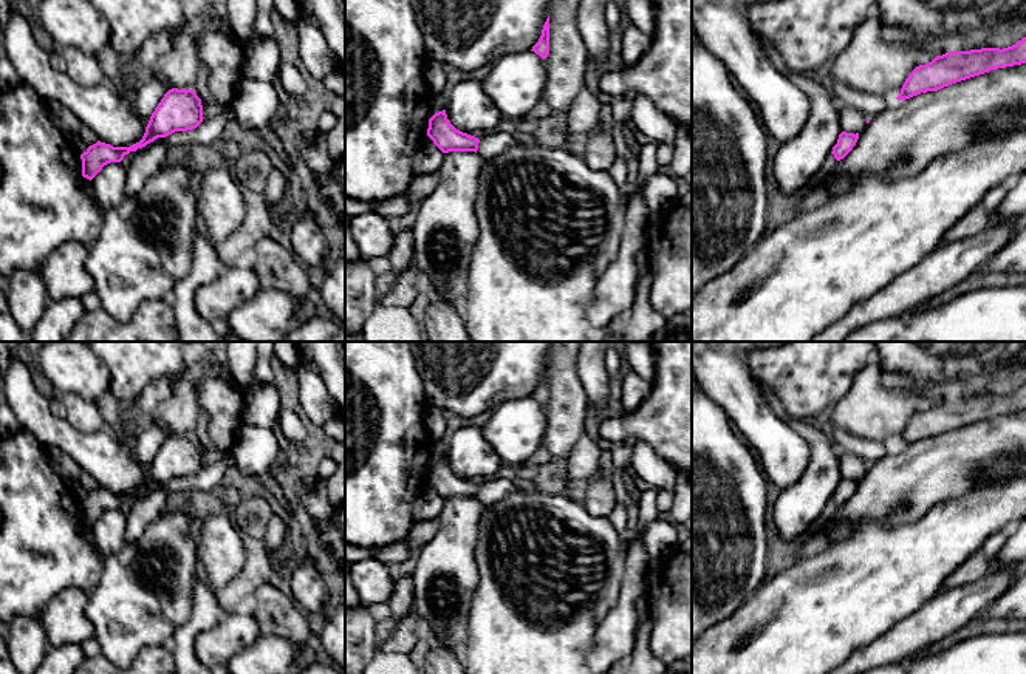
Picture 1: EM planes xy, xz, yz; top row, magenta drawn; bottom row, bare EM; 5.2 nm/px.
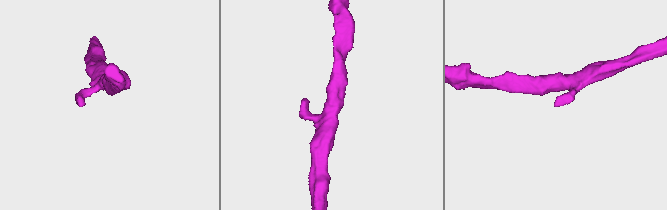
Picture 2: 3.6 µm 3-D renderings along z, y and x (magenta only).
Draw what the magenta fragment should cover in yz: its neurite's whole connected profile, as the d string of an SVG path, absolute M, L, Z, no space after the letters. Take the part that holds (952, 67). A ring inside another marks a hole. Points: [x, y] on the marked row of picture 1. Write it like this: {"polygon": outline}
{"polygon": "M1026 37L1007 48L949 51L916 66L905 79L898 100L938 91L952 83L989 73L990 70L1026 63Z"}

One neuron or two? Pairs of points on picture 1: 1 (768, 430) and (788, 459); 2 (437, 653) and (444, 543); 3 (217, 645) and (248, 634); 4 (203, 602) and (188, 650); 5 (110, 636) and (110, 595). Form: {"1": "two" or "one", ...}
{"1": "one", "2": "two", "3": "one", "4": "one", "5": "one"}

